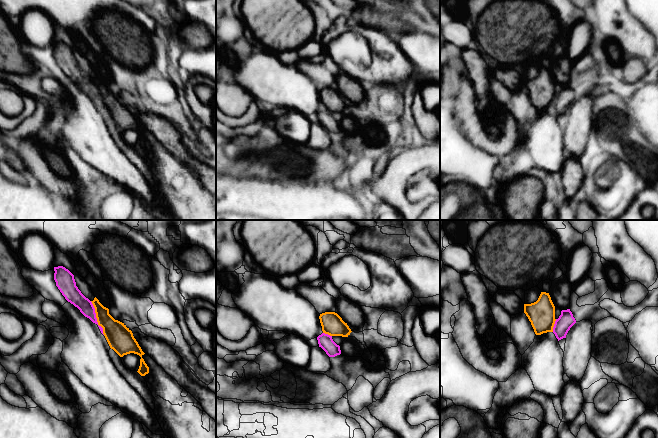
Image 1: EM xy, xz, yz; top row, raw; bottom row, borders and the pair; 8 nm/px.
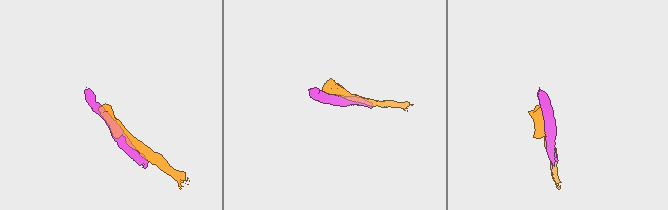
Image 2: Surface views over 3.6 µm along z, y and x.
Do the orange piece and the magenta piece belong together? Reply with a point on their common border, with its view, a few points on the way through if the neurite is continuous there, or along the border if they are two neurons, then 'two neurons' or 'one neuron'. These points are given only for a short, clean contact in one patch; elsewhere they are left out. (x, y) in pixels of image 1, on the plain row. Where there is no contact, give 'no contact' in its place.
xy (96, 93) | two neurons

